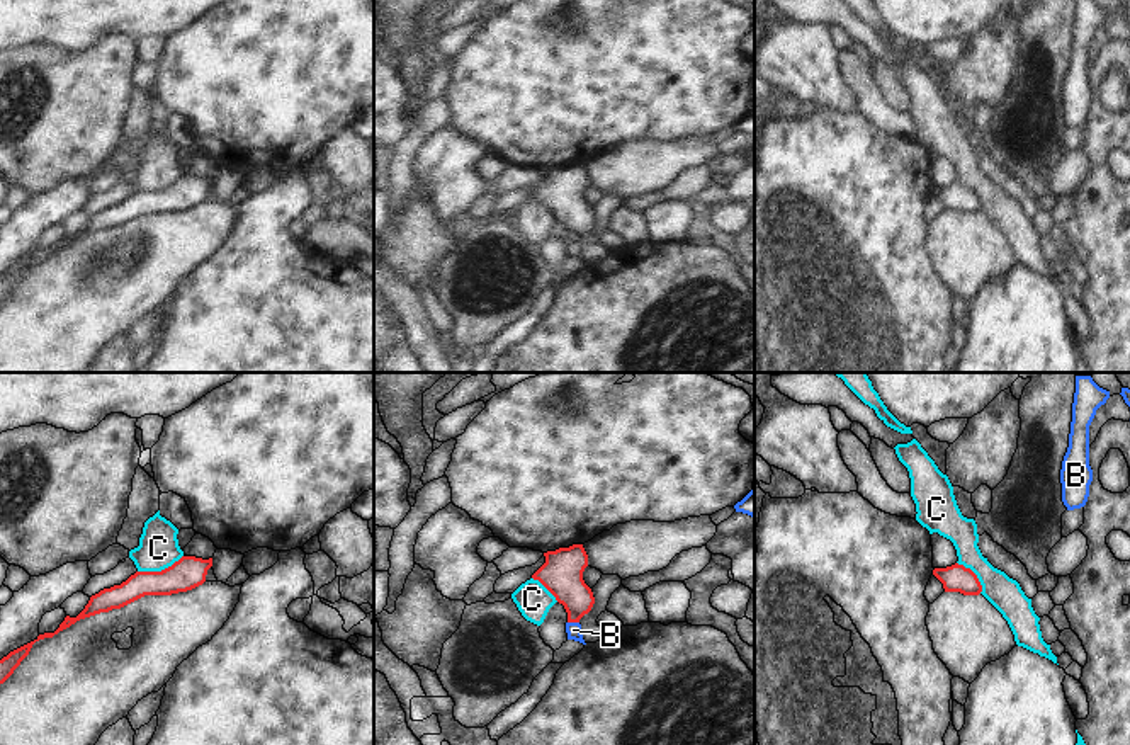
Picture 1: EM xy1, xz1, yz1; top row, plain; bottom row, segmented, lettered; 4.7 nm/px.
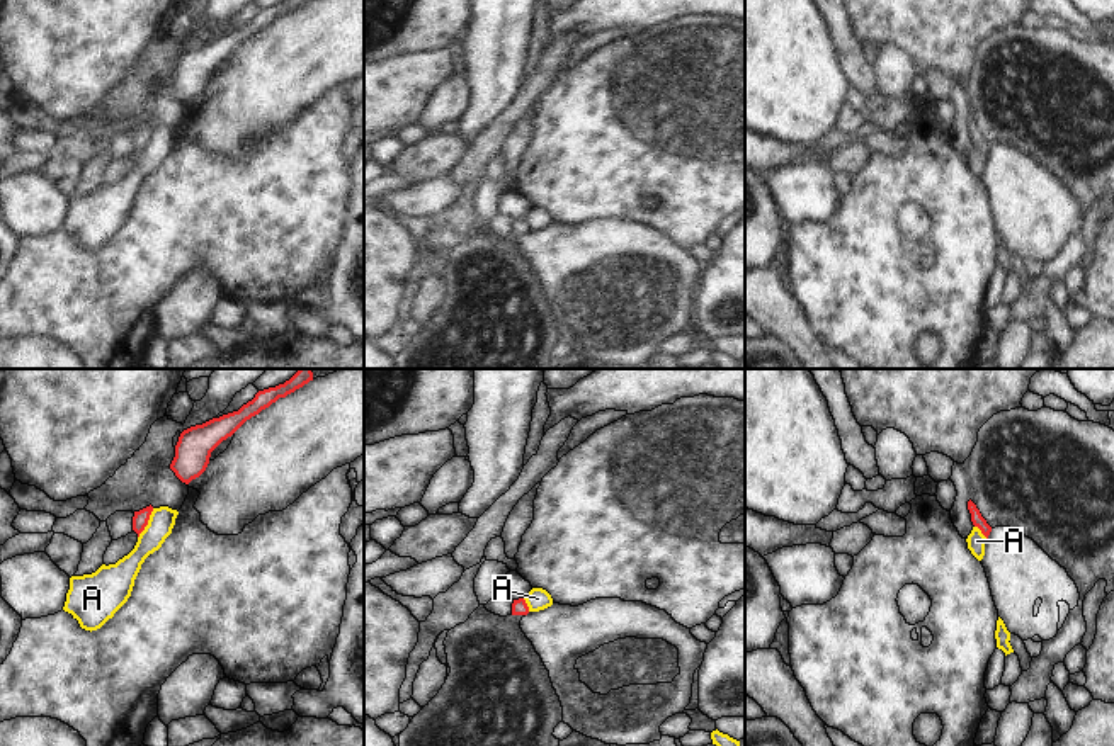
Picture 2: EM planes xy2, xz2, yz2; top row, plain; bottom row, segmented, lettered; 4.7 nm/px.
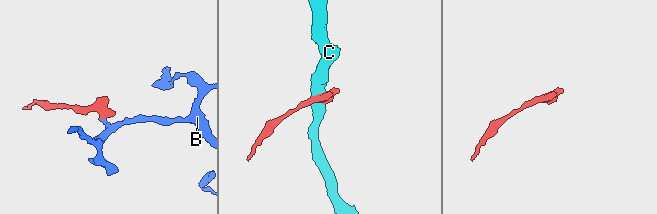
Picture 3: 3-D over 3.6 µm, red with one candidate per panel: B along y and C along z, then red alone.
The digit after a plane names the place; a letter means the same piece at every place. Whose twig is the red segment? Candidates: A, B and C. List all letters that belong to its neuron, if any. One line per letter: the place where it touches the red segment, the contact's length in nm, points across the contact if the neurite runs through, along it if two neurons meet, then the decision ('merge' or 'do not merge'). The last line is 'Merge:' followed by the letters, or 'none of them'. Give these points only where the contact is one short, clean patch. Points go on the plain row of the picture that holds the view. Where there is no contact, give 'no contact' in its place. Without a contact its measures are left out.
A: xy2 (147, 143) | 160 nm | along xy2 (153, 128), (148, 143), (138, 157) | do not merge
B: xz1 (573, 240) | 60 nm | across xz1 (561, 193), (573, 213), (573, 240), (573, 249) | merge
C: xy1 (162, 189) | 240 nm | along xy1 (182, 174), (160, 189), (138, 191) | do not merge
Merge: B

